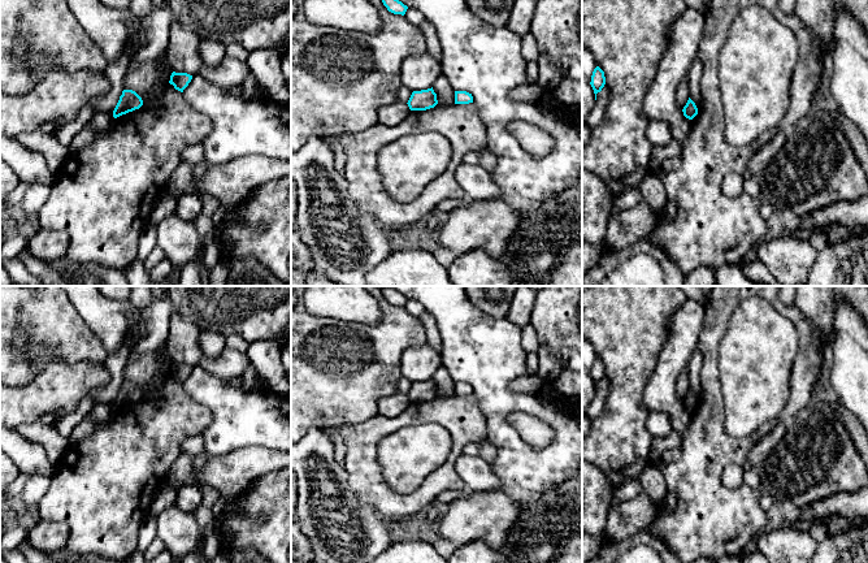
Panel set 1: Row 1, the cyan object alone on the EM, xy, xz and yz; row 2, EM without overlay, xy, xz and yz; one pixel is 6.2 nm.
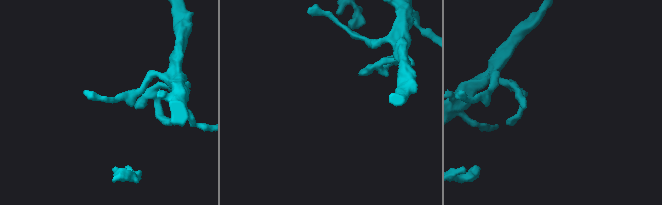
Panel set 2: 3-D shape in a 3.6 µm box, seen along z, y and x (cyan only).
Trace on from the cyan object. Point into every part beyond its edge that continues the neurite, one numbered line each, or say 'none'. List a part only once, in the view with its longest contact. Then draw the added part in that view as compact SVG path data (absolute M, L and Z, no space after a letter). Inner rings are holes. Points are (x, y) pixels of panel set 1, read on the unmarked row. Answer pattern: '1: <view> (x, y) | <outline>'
1: xy (114, 363) | M122 345L117 352L109 355L104 361L104 365L112 377L109 384L91 393L81 402L74 412L58 417L55 426L64 438L69 439L74 428L79 425L96 406L113 404L120 387L125 381L122 372L129 360L129 355L130 348L125 345Z

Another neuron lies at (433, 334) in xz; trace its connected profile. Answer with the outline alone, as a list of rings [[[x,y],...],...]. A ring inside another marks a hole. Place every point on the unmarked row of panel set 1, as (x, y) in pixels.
[[[426,313],[420,320],[425,328],[428,343],[442,351],[440,333],[431,315]]]

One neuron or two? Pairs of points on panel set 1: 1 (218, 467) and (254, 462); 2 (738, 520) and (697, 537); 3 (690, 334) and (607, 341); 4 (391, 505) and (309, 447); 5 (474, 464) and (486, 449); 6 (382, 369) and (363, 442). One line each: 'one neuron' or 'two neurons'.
1: one neuron
2: one neuron
3: two neurons
4: two neurons
5: two neurons
6: two neurons

